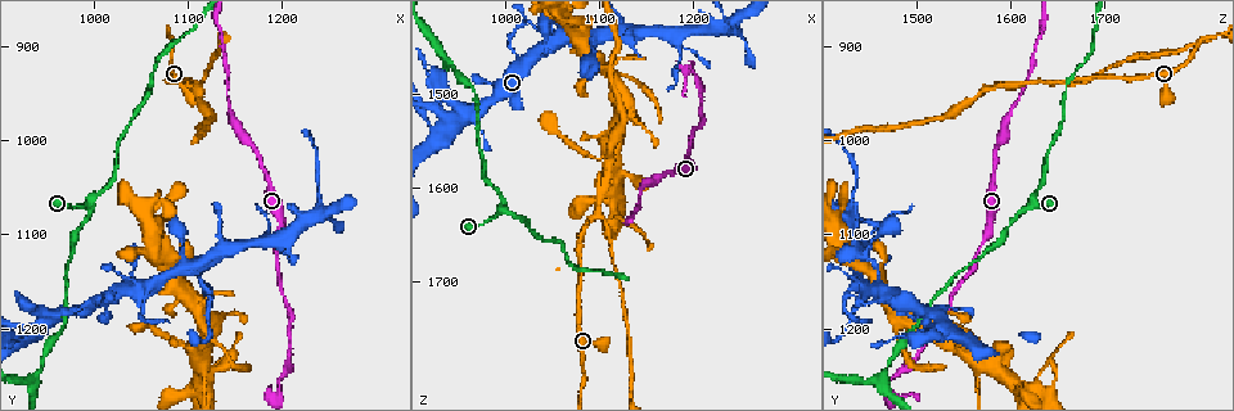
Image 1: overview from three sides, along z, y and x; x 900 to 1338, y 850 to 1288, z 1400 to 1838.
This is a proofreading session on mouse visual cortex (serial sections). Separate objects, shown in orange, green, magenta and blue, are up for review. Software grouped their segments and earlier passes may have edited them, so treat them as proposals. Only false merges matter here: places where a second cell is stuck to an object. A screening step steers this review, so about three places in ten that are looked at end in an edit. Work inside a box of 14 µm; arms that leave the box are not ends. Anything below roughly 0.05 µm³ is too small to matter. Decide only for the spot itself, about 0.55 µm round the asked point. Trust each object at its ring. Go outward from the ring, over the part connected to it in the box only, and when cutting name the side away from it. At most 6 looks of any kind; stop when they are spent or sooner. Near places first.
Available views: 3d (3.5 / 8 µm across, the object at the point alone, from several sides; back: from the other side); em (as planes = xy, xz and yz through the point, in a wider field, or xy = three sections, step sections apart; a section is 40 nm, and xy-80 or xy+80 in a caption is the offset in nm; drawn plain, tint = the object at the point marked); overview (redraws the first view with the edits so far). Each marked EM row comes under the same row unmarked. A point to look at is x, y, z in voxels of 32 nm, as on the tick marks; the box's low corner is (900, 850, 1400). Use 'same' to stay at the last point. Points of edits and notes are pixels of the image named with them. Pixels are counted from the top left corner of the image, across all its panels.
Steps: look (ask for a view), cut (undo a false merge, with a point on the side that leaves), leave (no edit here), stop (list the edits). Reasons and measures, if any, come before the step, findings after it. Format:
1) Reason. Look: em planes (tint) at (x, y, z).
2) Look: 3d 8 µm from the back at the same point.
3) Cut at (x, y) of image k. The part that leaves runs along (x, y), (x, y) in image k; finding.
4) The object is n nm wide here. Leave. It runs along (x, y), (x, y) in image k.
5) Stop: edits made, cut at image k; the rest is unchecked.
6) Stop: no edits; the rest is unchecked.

Small branch off a trunk. Look: 3d 8 µm from the back at (1095, 1135, 1440).

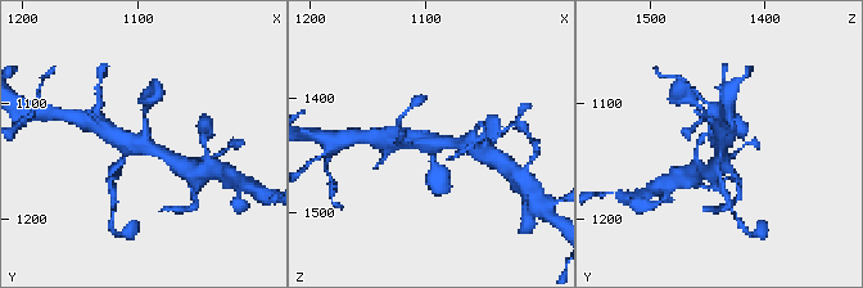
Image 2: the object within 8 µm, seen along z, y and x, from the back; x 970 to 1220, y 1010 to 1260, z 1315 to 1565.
Look: 3d 3.5 µm at (1096, 1136, 1440).

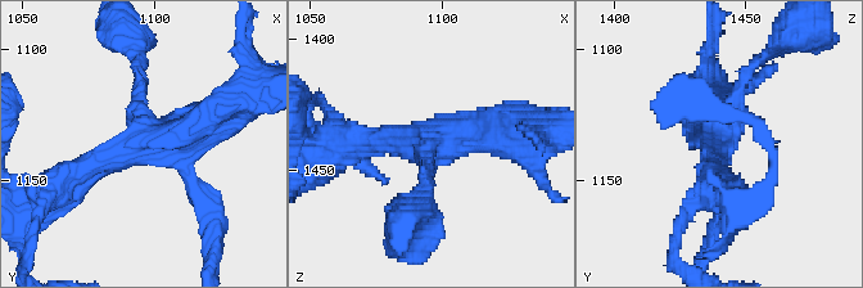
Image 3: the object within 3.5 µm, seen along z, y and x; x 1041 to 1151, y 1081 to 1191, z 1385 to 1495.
4 arms meet here; the arms are 150, 150, 300, 450 nm wide; need the tissue. Look: em xy step 1 (tint) at (1097, 1135, 1440).

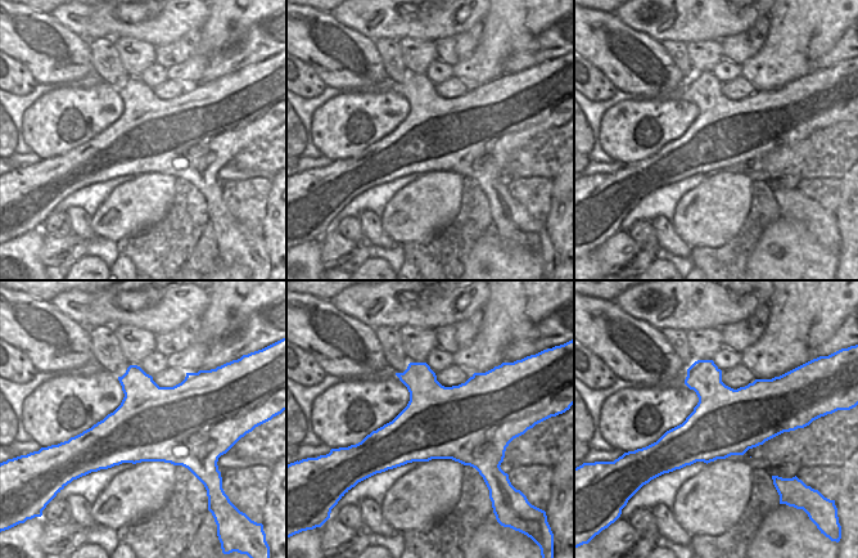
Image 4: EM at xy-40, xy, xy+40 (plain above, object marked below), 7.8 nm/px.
The object is 600 nm wide here. Leave. It runs along (72, 179), (226, 111) in image 3; all the same cell.

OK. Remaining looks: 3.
Abrupt turn. Look: 3d 8 µm from the back at (1200, 1270, 1465).

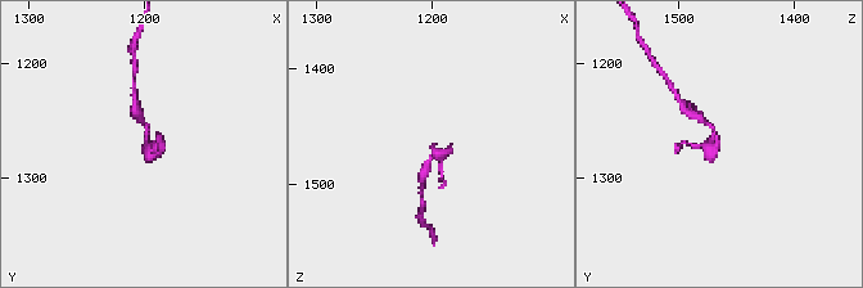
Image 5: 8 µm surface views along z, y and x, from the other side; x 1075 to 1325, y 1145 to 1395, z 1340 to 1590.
Look: em xy step 2 (tint) at (1198, 1270, 1466).

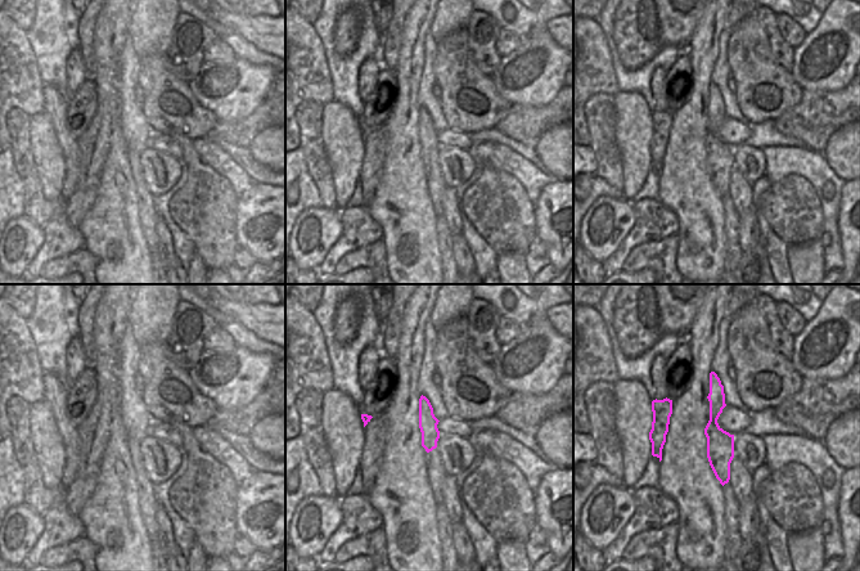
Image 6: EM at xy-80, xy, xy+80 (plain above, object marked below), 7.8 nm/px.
Cut at (157, 152) of image 5. Two cells meet here.

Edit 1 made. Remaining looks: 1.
Stop: edits made, cut at image 5; the rest is unchecked.

